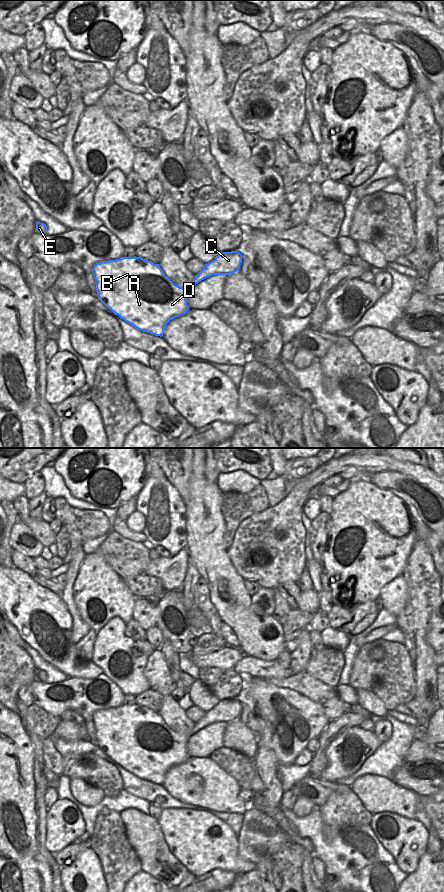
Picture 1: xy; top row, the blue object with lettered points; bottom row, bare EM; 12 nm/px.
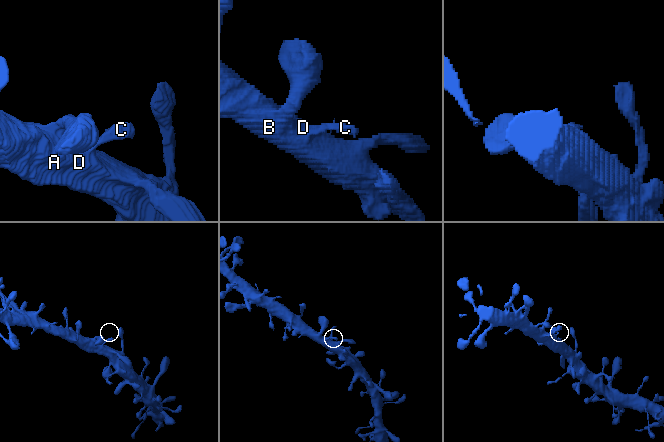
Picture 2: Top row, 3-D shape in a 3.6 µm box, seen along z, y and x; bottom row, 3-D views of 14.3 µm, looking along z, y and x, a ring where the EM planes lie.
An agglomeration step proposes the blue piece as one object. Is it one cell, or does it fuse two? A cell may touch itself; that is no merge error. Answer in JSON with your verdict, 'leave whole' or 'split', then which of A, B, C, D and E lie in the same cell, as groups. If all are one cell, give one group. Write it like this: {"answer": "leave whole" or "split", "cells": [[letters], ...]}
{"answer": "leave whole", "cells": [["A", "B", "C", "D", "E"]]}

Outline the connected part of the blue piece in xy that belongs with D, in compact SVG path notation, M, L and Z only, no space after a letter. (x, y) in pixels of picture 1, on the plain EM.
M220 700L214 708L205 712L204 716L194 724L188 736L174 732L163 721L159 712L136 704L96 711L92 716L92 722L98 747L108 757L136 777L162 785L167 771L189 758L187 742L192 735L212 723L230 723L237 720L241 711L242 702L240 700Z

